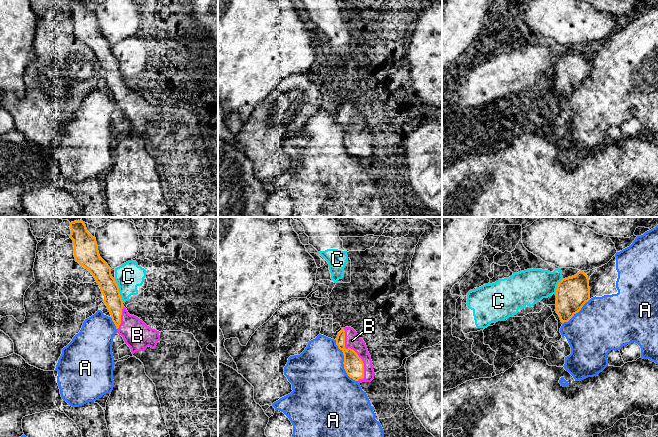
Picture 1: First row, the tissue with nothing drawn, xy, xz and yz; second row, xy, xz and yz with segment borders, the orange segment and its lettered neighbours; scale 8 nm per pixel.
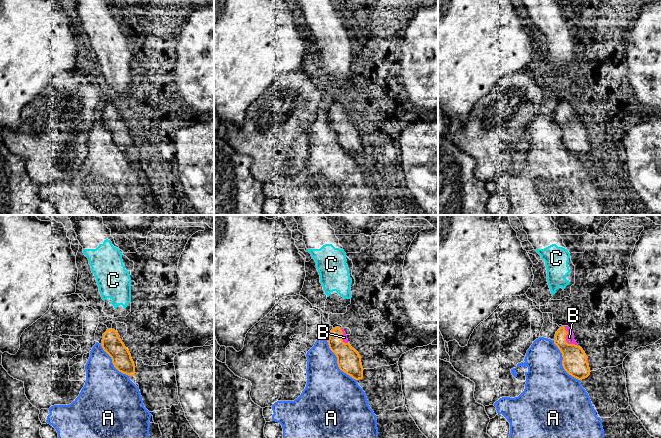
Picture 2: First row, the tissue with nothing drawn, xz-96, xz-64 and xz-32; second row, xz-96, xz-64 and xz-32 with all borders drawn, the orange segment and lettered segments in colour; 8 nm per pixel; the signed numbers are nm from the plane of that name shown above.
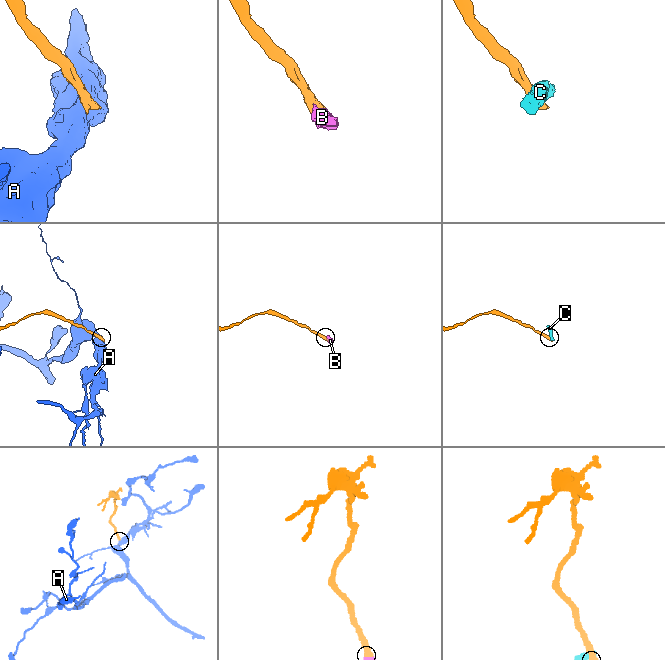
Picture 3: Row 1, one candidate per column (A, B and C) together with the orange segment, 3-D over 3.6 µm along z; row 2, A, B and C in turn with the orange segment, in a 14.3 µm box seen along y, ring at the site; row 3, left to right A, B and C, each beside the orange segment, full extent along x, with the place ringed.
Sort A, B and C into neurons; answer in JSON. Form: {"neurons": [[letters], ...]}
{"neurons": [["A"], ["B"], ["C"]]}

